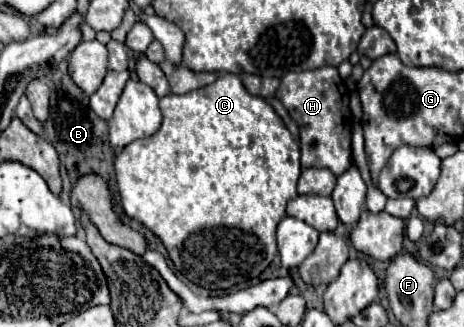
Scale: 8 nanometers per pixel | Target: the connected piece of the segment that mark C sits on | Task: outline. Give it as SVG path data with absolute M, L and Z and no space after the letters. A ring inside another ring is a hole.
M233 73L221 75L215 83L195 89L185 95L165 95L159 103L161 113L163 113L163 125L161 129L145 139L137 139L129 143L115 159L115 173L117 173L117 187L121 193L121 207L125 215L129 215L135 221L141 221L147 229L151 229L161 243L165 245L175 269L189 279L191 283L203 287L203 289L231 289L235 285L245 285L255 281L273 261L277 255L277 241L275 241L275 229L277 223L285 217L285 205L289 199L295 199L297 195L297 181L301 175L301 165L299 165L299 143L293 139L293 135L287 131L283 125L281 117L273 111L273 107L259 97L253 97L247 93L243 87L241 79Z

